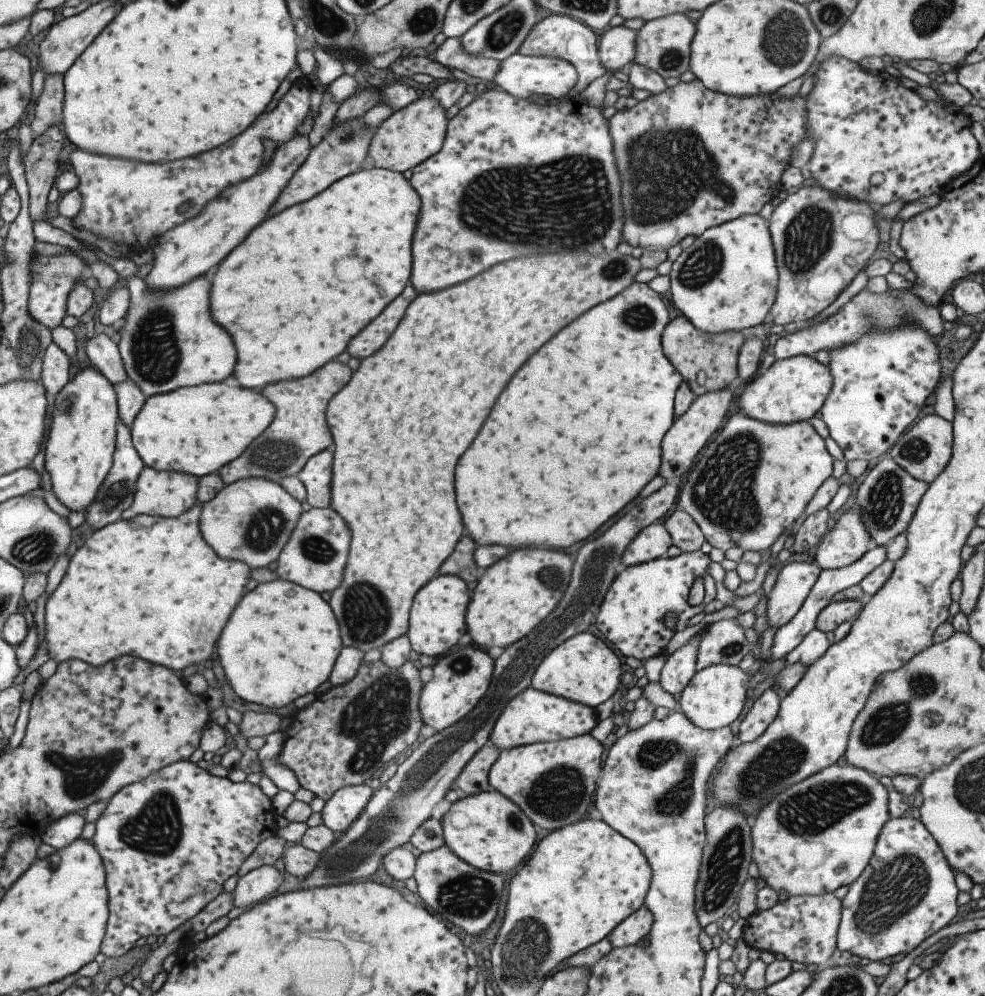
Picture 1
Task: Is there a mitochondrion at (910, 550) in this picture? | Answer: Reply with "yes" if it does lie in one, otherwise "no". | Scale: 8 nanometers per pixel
no

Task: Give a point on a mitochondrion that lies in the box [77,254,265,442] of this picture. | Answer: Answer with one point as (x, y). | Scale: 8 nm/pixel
(155, 350)

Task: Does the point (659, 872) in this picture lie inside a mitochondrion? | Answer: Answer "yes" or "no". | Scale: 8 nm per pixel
no

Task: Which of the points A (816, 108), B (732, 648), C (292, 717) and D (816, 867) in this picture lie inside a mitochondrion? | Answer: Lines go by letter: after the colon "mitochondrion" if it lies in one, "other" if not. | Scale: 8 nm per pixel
A: other
B: mitochondrion
C: other
D: other

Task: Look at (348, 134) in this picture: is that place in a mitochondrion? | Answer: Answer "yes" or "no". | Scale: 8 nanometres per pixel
yes

